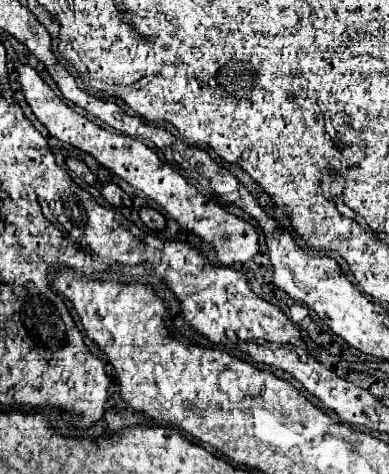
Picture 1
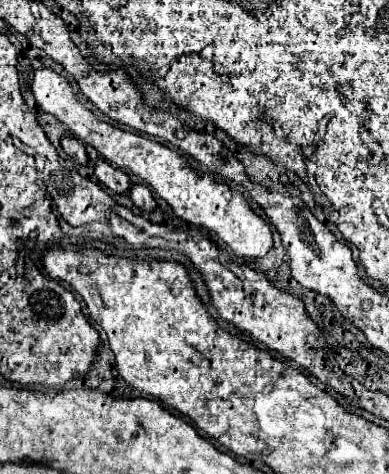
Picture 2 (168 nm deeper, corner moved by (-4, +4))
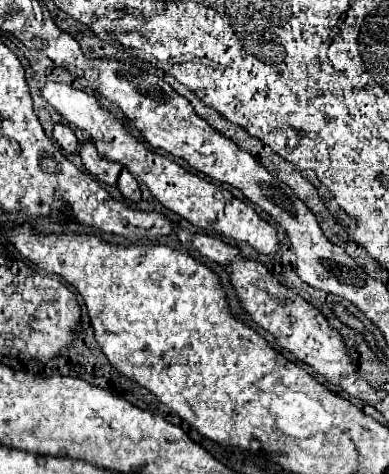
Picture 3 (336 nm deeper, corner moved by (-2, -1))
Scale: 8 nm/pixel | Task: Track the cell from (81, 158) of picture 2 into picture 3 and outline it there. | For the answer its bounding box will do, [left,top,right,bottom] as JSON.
[54,123,78,153]

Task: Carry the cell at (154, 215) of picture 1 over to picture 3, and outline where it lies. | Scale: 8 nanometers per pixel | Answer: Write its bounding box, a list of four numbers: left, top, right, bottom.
[118,171,140,201]

